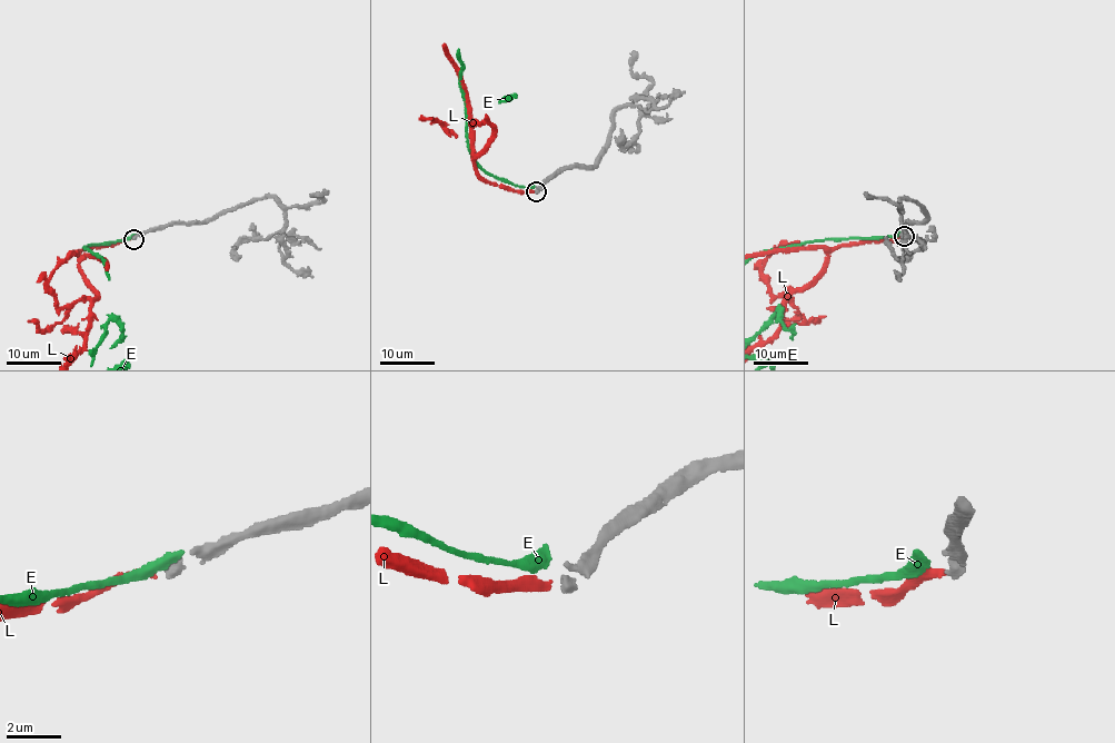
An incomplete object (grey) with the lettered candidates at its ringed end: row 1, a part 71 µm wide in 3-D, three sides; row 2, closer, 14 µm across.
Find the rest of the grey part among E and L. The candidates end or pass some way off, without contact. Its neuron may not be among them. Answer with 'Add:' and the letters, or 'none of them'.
Add: L

